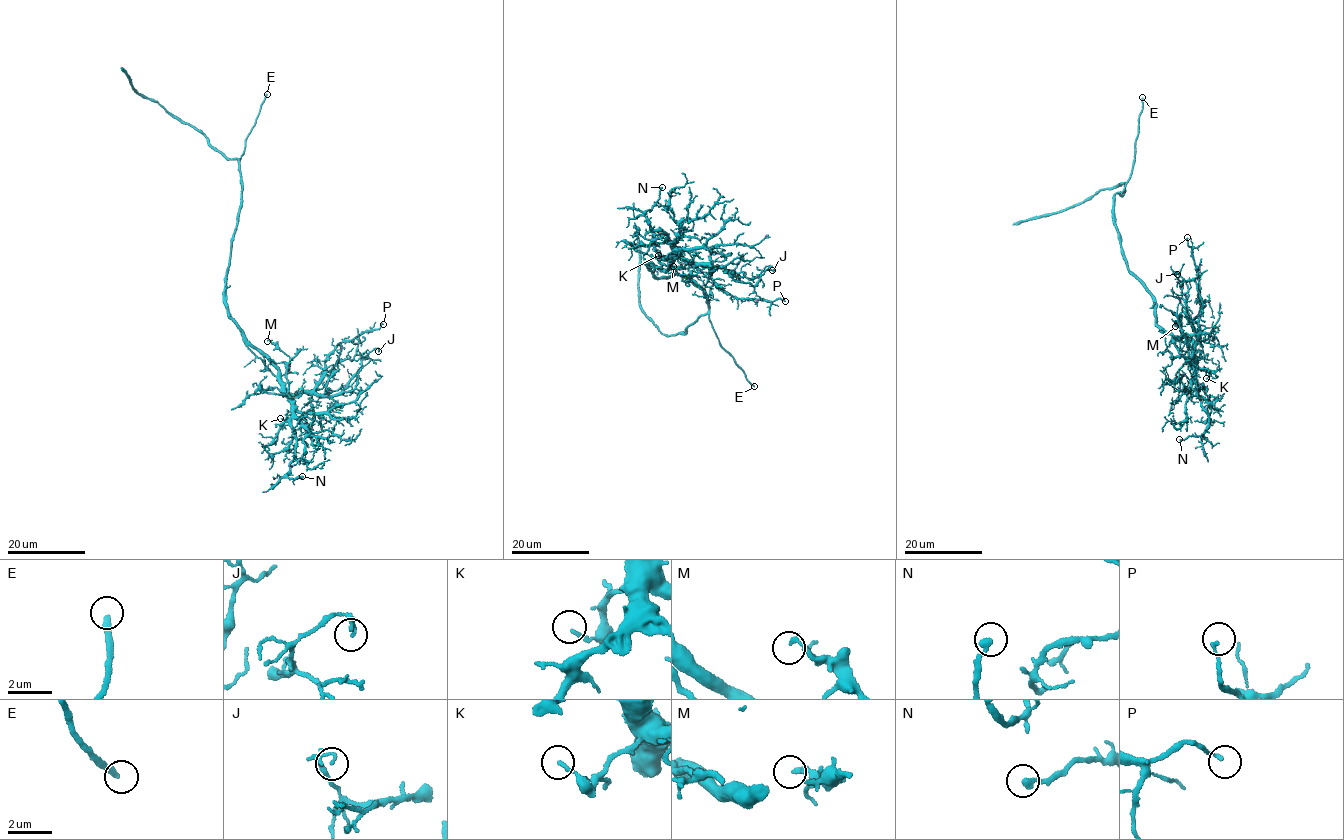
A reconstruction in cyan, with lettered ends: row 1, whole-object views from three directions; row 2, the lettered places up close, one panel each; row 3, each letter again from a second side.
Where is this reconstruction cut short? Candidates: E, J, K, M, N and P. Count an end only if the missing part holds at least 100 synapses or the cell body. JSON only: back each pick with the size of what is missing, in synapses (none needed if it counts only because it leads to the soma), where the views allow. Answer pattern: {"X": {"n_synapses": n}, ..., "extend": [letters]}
{"extend": ["E"]}

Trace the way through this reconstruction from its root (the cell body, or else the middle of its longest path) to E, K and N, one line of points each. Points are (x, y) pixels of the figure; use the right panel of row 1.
E: (1137, 277), (1129, 270), (1122, 254), (1114, 206), (1114, 194), (1122, 190), (1130, 174), (1142, 97)
K: (1137, 277), (1152, 299), (1156, 327), (1194, 347), (1193, 365), (1208, 373), (1206, 378)
N: (1137, 277), (1152, 299), (1156, 327), (1194, 347), (1196, 389), (1208, 426), (1200, 436), (1179, 439)

